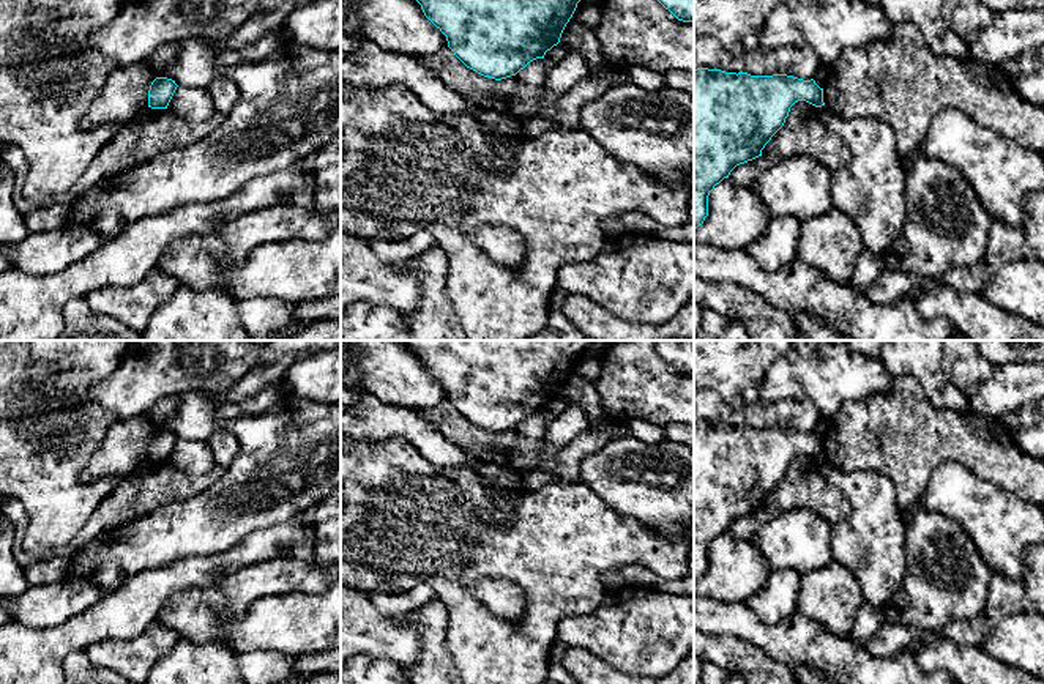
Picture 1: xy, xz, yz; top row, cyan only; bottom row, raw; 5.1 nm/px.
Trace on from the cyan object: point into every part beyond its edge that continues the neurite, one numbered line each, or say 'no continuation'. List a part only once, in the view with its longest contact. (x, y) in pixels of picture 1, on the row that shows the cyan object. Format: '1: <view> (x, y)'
no continuation

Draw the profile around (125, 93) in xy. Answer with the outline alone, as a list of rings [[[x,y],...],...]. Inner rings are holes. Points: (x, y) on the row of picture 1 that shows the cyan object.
[[[142,65],[114,68],[101,93],[82,113],[79,128],[95,129],[106,123],[125,125],[148,107],[148,90],[156,74]]]

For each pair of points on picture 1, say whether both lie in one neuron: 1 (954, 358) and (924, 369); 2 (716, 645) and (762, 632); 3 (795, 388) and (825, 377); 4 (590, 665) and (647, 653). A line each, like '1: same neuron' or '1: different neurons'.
1: different neurons
2: different neurons
3: same neuron
4: different neurons

